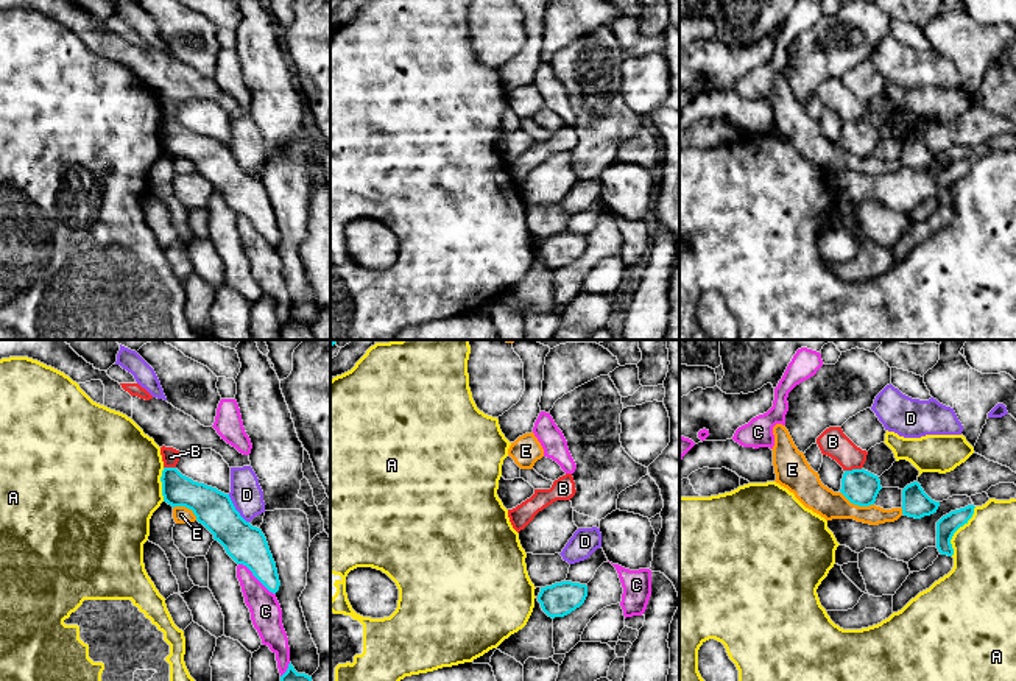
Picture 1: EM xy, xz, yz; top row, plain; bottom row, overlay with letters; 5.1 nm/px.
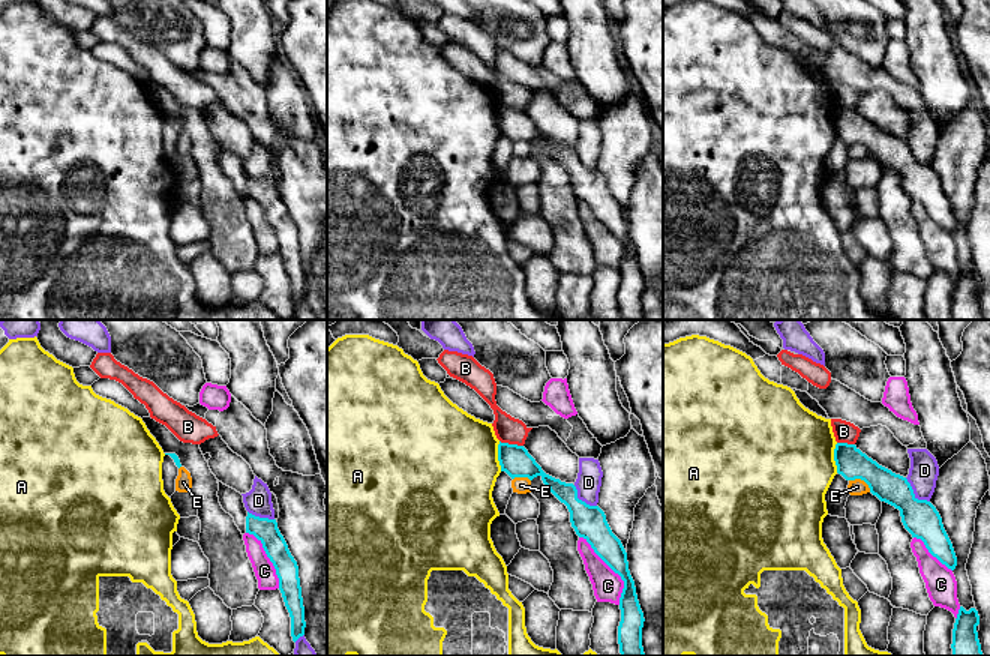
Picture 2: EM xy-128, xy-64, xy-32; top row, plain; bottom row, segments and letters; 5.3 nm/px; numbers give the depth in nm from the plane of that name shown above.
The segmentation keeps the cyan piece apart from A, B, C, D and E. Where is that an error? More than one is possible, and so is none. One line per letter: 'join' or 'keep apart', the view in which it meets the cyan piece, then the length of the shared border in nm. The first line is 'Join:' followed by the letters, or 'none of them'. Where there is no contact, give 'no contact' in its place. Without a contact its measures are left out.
Join: none of them
A: keep apart; contact in yz; length 280 nm
B: keep apart; contact in yz; length 90 nm
C: keep apart; contact in xy; length 260 nm
D: keep apart; contact in xy; length 190 nm
E: keep apart; contact in yz; length 190 nm

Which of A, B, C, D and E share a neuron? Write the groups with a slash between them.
A / B / C / D / E

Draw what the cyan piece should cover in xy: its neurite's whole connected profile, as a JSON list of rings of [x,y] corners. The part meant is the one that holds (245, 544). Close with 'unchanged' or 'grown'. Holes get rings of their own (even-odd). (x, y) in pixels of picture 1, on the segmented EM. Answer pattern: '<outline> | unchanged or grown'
[[[164,468],[161,482],[164,502],[192,510],[237,564],[246,566],[270,592],[279,591],[280,581],[265,535],[240,516],[229,494],[193,482],[176,468]]] | unchanged

